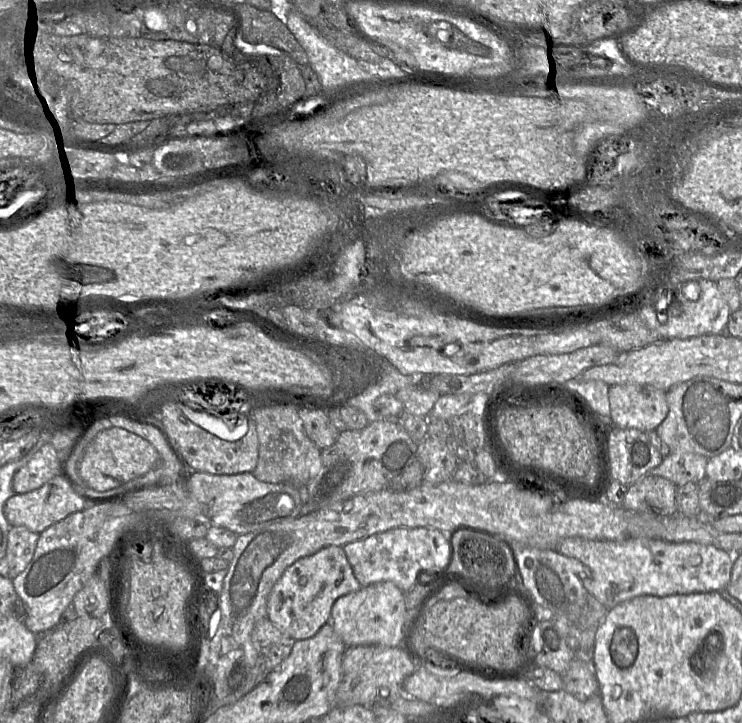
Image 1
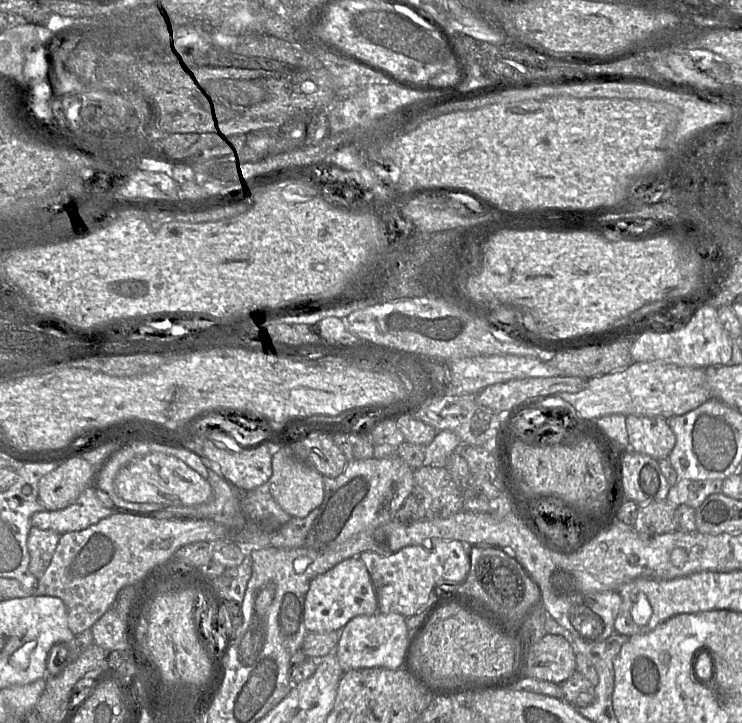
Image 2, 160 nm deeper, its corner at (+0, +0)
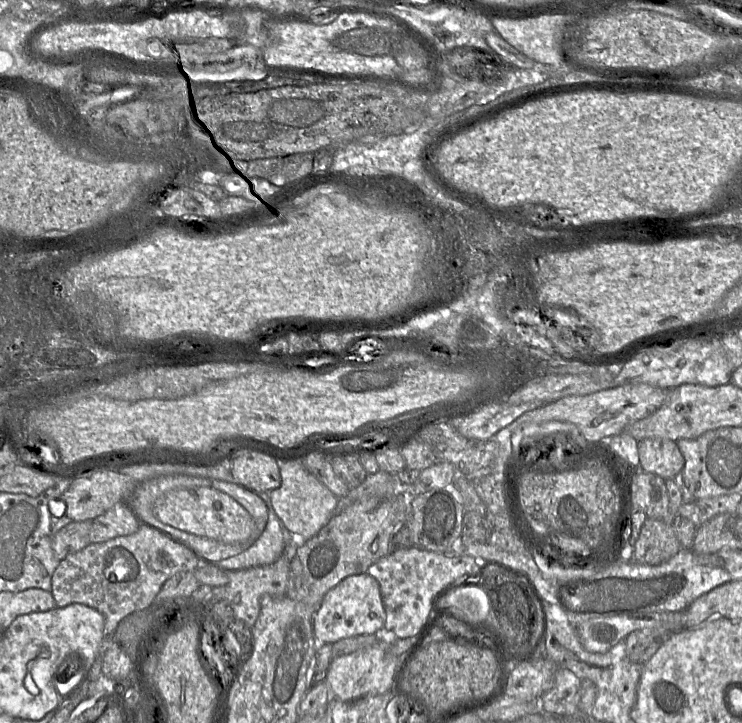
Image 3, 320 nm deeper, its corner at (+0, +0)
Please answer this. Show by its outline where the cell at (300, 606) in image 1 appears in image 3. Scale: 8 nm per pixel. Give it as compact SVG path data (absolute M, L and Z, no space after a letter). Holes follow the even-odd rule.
M367 572L350 575L331 588L312 617L314 637L318 646L364 634L381 635L386 613L379 583Z

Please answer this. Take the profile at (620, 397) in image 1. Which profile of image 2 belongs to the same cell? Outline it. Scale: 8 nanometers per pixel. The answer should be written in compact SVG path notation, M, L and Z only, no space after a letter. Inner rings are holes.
M626 416L630 448L636 452L660 460L669 457L676 437L663 416Z

